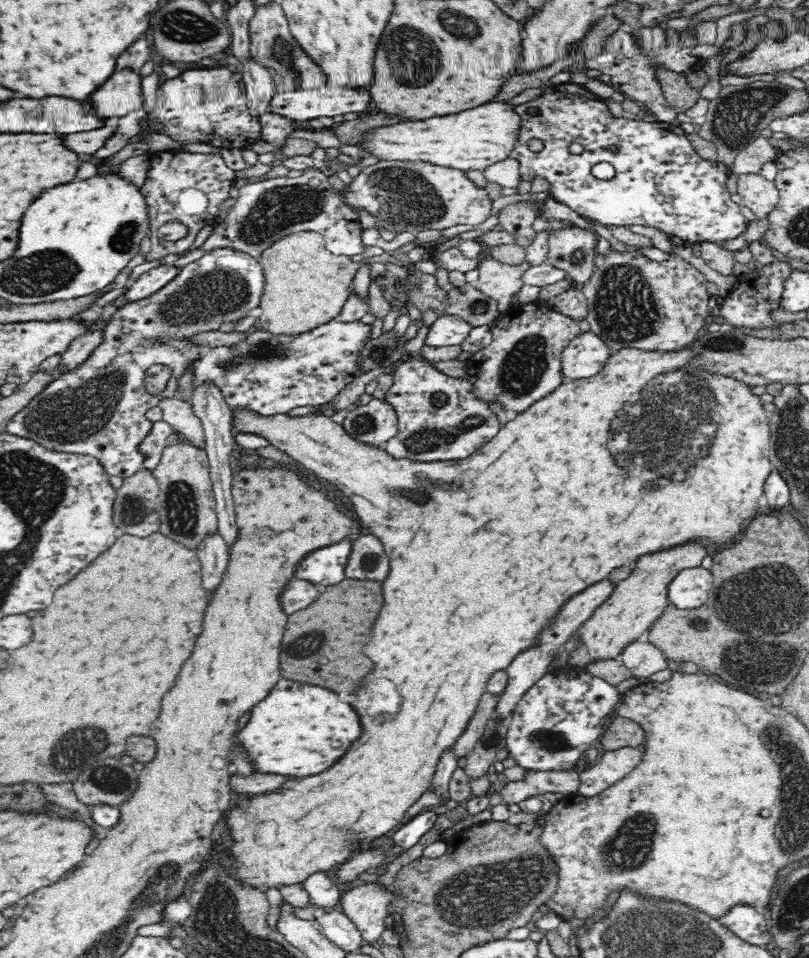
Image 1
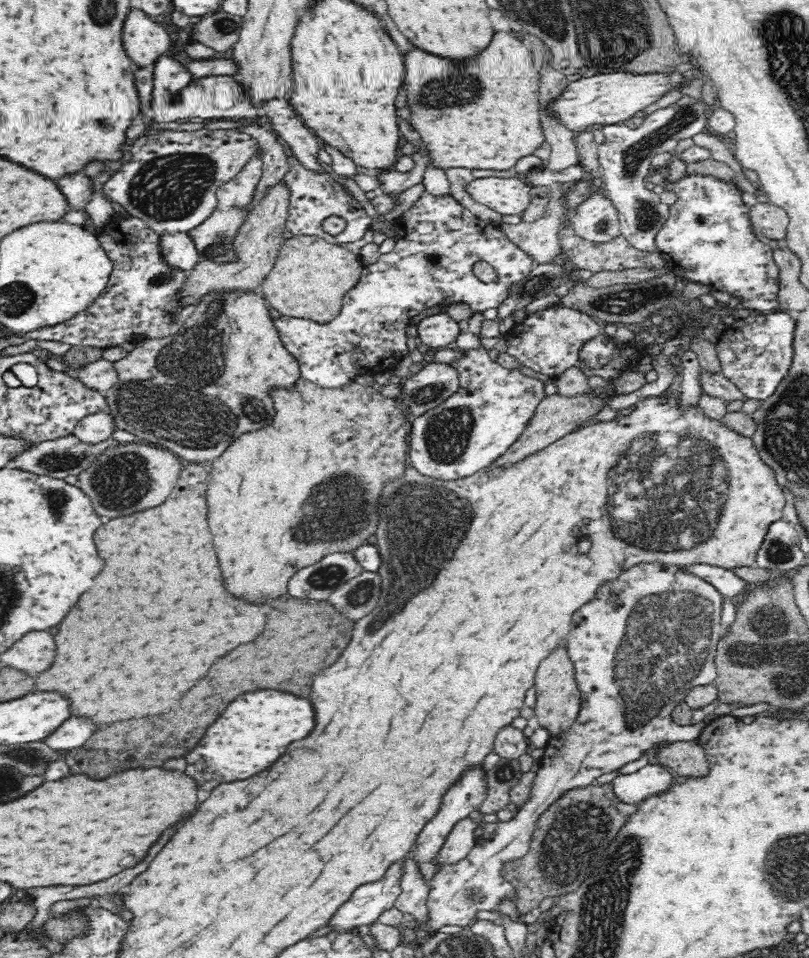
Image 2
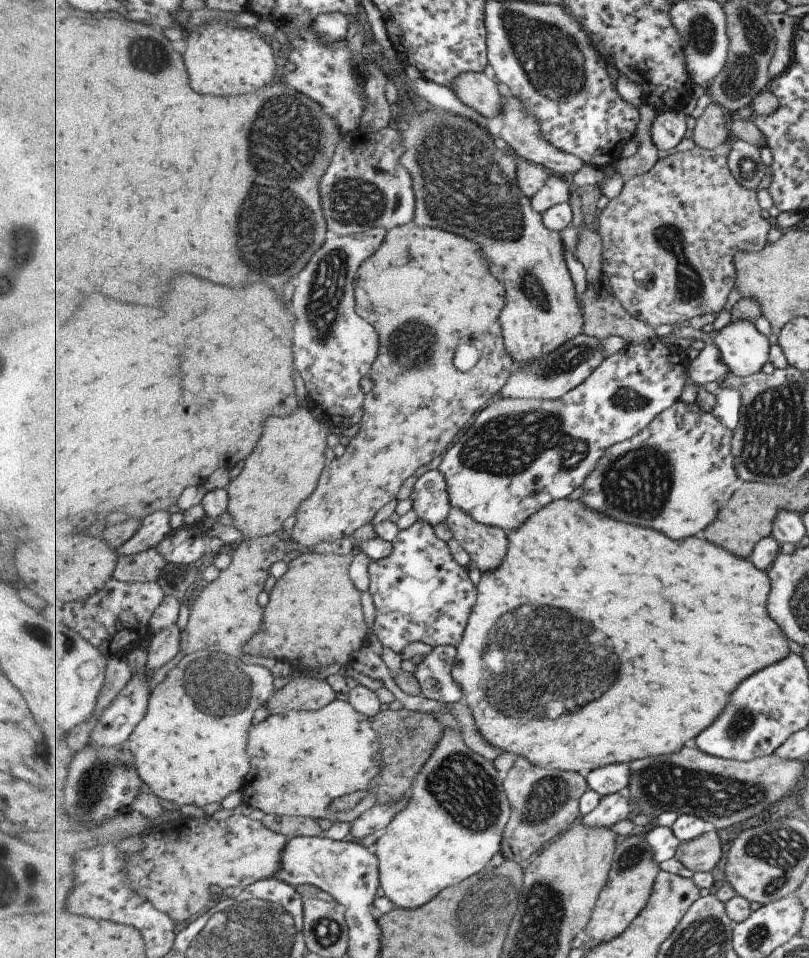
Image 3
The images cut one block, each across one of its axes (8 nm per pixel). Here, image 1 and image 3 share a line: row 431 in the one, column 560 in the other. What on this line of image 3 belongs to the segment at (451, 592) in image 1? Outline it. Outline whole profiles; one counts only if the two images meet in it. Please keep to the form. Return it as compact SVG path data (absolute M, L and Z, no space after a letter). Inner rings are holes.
M418 99L407 103L407 107L405 114L409 112L409 120L403 120L396 127L408 145L404 164L415 182L414 221L419 227L443 228L475 240L481 246L485 260L489 262L489 270L501 278L508 288L508 301L501 314L506 349L517 365L545 360L547 354L559 350L583 333L585 326L584 310L581 308L581 300L577 299L576 283L568 267L564 238L560 232L553 232L545 226L543 215L533 210L532 199L523 194L517 182L519 156L515 151L500 139L492 140L491 134L483 126L469 118L462 118L440 107L425 105ZM567 497L556 500L533 514L519 530L509 532L508 537L508 556L499 566L499 570L485 574L480 572L477 604L471 610L463 638L456 647L457 656L451 670L456 681L463 686L464 702L470 706L471 714L477 721L479 734L487 744L499 748L501 752L511 753L516 758L528 758L535 766L584 775L612 764L630 764L639 759L677 754L688 745L687 742L694 742L703 730L708 729L721 717L731 702L733 692L745 678L781 662L791 654L790 638L785 636L785 630L769 614L768 600L772 593L772 579L769 578L769 573L759 570L749 559L737 558L729 550L715 546L708 540L701 540L695 536L689 540L671 540L663 532L605 518L603 514L597 514L589 506L585 506L582 497L575 500Z

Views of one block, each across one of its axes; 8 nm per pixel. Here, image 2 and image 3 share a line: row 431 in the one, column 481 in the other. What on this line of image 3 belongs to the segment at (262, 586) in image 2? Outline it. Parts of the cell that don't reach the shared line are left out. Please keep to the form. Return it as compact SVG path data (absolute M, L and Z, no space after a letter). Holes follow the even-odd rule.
M413 220L410 223L397 226L387 231L385 240L379 249L379 252L369 258L369 262L365 262L365 266L361 266L359 277L356 283L356 309L357 312L377 329L377 334L380 334L381 348L379 356L377 356L376 364L370 373L374 387L366 394L364 404L364 417L359 422L359 431L357 435L350 439L345 452L339 458L334 458L328 463L325 472L321 474L321 480L317 484L317 490L313 492L313 496L295 514L295 523L290 531L290 538L303 546L312 549L317 544L323 542L335 542L355 534L359 528L367 526L373 522L373 518L391 502L397 499L397 494L401 490L401 486L405 484L412 476L421 468L427 466L429 462L433 462L435 458L442 456L444 452L452 446L457 437L467 429L468 425L472 424L476 415L482 410L485 410L499 395L501 389L509 382L512 377L516 362L513 356L506 349L504 341L504 330L501 324L501 314L504 313L505 304L508 301L508 288L501 278L497 278L489 268L487 268L487 260L481 256L479 246L471 240L467 240L465 236L445 230L437 230L437 228L418 226ZM465 338L473 340L479 338L484 343L482 354L479 356L476 365L469 370L461 370L461 366L457 366L457 350L461 350L461 342L465 342Z

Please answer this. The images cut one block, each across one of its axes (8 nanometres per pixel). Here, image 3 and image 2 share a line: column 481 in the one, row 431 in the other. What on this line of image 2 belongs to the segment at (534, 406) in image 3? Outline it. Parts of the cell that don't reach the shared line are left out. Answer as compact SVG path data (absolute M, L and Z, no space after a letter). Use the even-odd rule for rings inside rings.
M470 320L459 323L460 333L455 341L458 348L466 351L466 358L457 361L452 359L449 363L458 371L460 390L448 397L442 404L412 420L408 463L418 473L436 480L460 481L461 478L472 476L479 470L488 469L490 464L505 454L508 448L518 440L528 420L532 418L536 406L545 397L546 384L541 380L528 377L520 373L518 369L505 368L491 360L487 350L481 348L481 337L468 330L468 322Z

